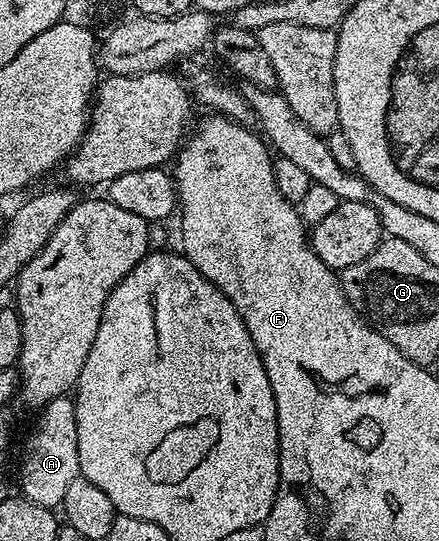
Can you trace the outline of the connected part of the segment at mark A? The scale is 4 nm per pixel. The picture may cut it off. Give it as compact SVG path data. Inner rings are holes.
M70 396L51 400L42 409L25 445L23 462L19 465L19 485L22 496L52 511L58 510L65 499L65 490L79 472L77 450L76 409Z

